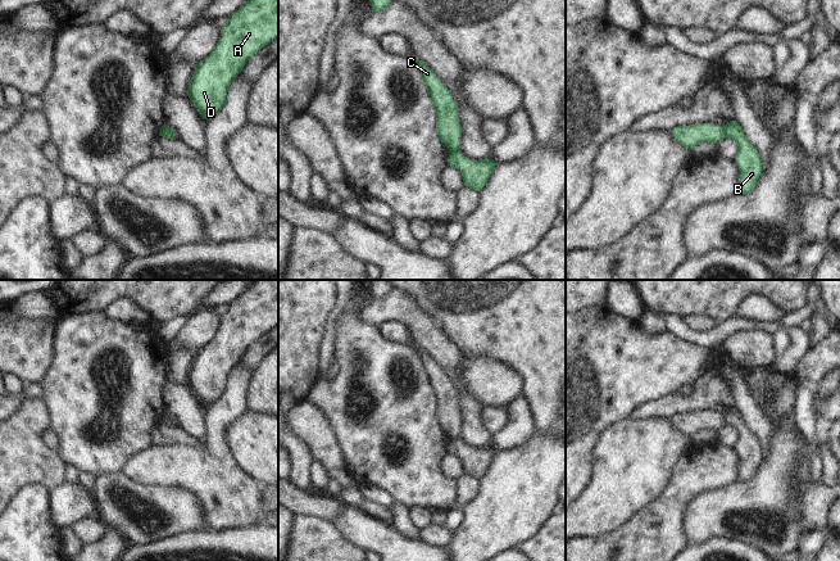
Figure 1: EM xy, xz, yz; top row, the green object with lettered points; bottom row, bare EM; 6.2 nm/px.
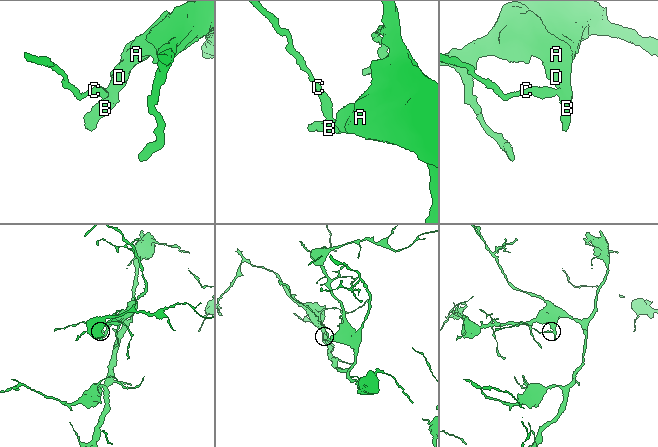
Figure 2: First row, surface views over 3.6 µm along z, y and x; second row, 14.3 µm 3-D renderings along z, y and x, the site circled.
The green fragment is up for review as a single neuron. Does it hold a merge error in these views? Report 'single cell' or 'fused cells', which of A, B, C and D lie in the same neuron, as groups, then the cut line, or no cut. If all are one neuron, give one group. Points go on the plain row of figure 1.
fused cells | A B D / C | yz (723, 415), (726, 424)

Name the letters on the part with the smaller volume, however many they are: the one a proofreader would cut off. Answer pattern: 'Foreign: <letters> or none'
Foreign: C

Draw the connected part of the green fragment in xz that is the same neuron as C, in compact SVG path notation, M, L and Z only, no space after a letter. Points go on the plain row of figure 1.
M414 341L410 348L421 357L421 365L436 399L436 420L449 440L459 435L462 415L458 402L458 392L449 376L437 366L436 361L419 348Z

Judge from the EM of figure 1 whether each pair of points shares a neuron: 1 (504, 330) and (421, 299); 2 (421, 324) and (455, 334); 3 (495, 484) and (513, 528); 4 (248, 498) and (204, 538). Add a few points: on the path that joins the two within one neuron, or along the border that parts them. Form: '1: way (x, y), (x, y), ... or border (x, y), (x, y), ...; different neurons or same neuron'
1: way (484, 330), (462, 330), (441, 319); same neuron
2: border (421, 308), (461, 353); different neurons
3: way (505, 494), (512, 501), (512, 517); same neuron
4: border (203, 526), (210, 530), (240, 529); different neurons

